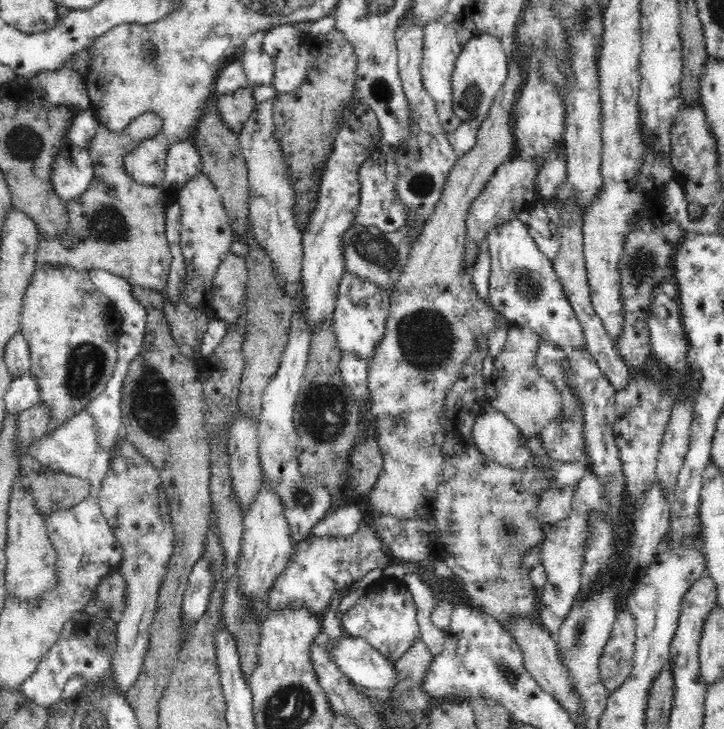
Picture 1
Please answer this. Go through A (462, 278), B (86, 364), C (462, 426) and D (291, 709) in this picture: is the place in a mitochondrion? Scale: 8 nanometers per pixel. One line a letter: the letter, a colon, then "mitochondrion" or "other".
A: other
B: mitochondrion
C: other
D: mitochondrion

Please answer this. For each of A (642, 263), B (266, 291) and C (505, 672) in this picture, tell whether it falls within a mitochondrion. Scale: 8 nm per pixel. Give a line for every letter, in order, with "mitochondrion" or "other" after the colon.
A: mitochondrion
B: mitochondrion
C: mitochondrion

